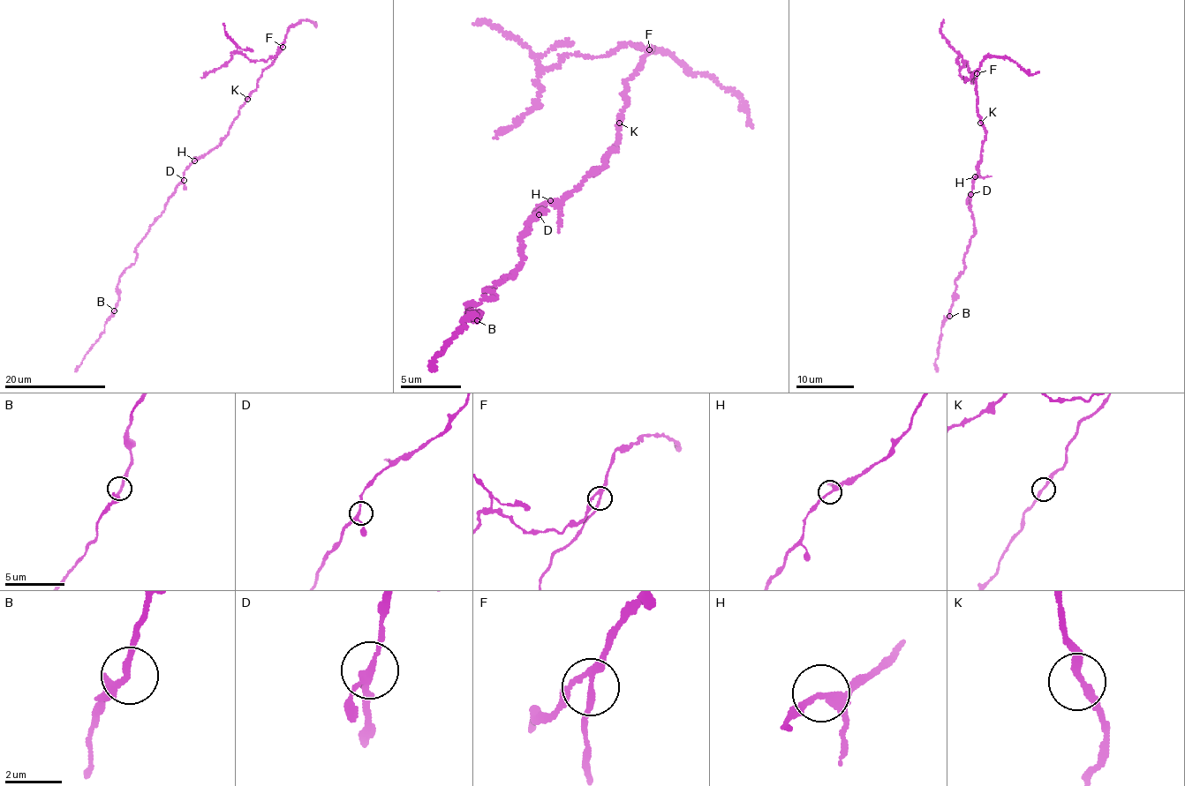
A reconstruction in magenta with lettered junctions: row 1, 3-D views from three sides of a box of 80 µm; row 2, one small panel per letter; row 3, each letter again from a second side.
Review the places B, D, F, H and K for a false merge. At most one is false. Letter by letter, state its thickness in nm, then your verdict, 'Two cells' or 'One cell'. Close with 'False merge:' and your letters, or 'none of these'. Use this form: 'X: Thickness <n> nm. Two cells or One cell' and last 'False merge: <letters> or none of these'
B: Thickness 180 nm. One cell
D: Thickness 200 nm. One cell
F: Thickness 200 nm. Two cells
H: Thickness 220 nm. One cell
K: Thickness 240 nm. One cell
False merge: F

